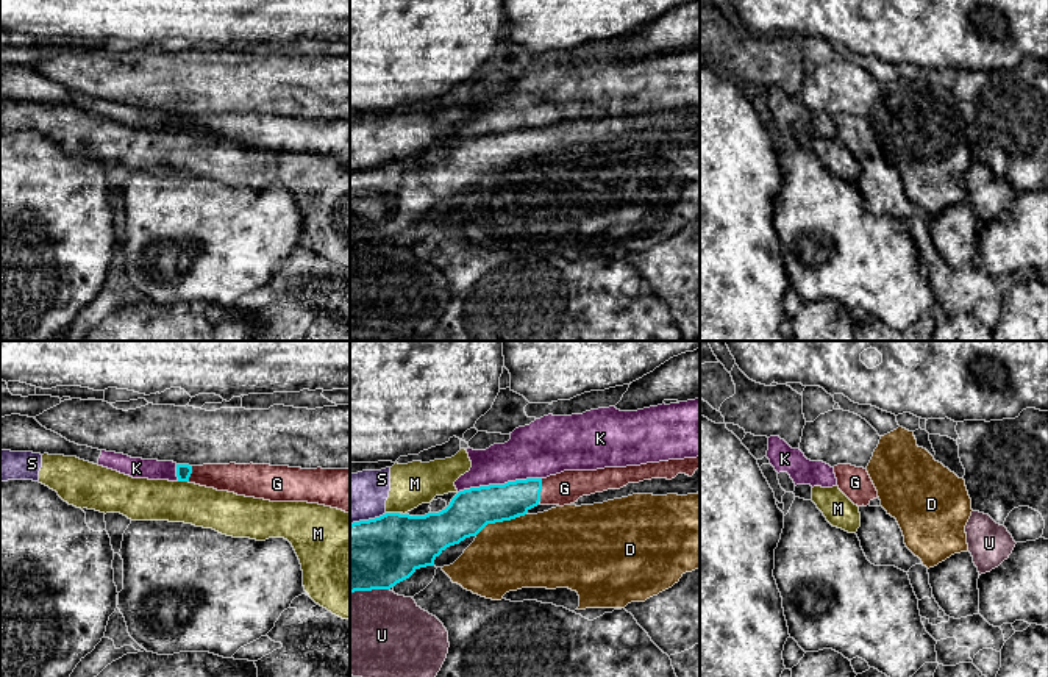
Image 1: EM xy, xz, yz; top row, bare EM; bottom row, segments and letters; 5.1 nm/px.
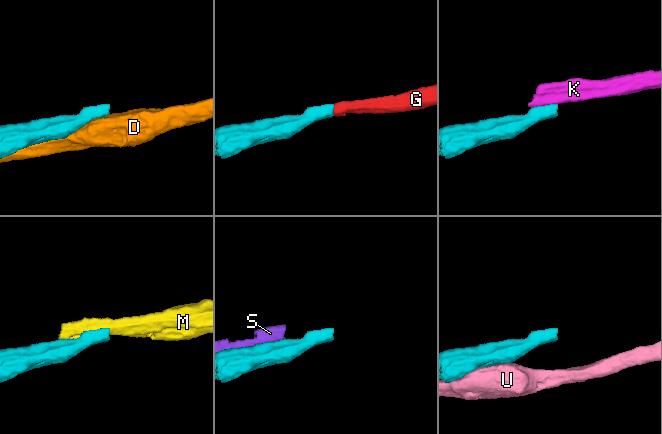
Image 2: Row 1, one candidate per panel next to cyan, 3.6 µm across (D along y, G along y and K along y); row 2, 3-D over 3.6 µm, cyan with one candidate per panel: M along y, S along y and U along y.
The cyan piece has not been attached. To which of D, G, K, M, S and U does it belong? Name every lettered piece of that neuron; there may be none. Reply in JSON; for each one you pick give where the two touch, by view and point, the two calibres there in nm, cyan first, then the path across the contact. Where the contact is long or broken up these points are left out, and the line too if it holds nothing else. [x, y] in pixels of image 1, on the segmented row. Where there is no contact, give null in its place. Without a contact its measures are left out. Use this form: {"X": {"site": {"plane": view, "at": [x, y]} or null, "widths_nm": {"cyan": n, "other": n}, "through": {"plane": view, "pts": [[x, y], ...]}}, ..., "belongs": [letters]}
{"G": {"site": {"plane": "xz", "at": [539, 491]}, "widths_nm": {"cyan": 190, "other": 170}, "through": {"plane": "xz", "pts": [[492, 504], [539, 491], [564, 488]]}}, "belongs": ["G"]}

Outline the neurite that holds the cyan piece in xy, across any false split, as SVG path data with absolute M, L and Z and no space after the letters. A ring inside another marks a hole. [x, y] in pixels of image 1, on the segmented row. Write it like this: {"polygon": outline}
{"polygon": "M176 464L178 482L270 502L308 502L350 513L350 469L270 464Z"}

